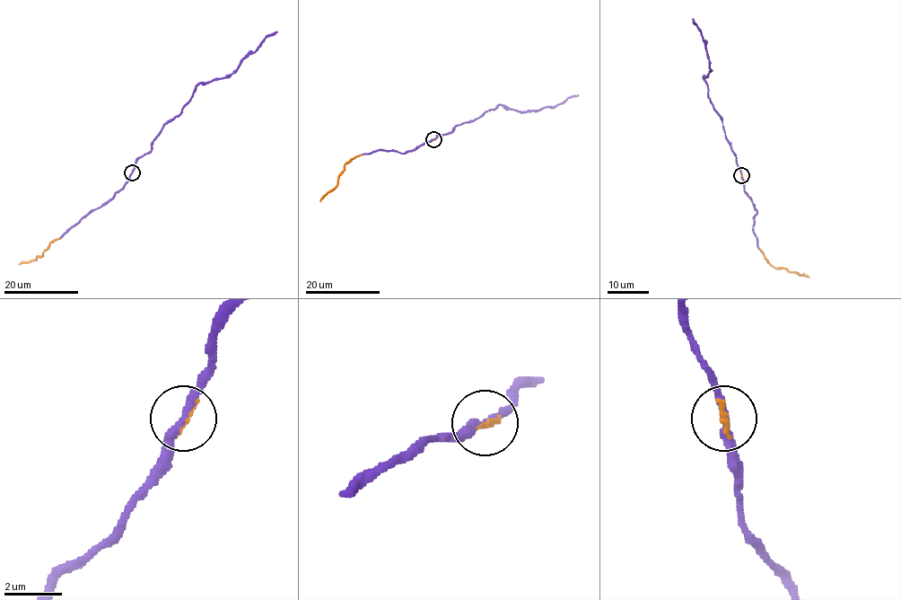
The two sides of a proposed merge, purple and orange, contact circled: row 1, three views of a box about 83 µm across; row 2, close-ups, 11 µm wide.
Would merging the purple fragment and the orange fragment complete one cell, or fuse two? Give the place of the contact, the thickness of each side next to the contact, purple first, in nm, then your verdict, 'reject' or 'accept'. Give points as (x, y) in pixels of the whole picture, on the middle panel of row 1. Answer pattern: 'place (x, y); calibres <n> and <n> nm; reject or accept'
place (433, 139); calibres 280 and 120 nm; accept

